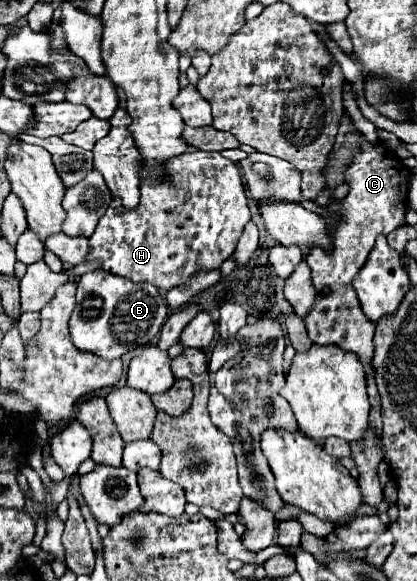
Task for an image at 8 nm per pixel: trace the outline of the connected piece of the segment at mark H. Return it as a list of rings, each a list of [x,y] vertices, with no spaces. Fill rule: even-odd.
[[[185,152],[163,162],[161,170],[153,172],[157,160],[141,160],[141,200],[135,210],[117,208],[117,202],[111,202],[105,216],[101,216],[97,230],[89,238],[89,256],[85,262],[99,262],[99,268],[129,278],[133,282],[149,282],[159,290],[189,288],[189,280],[197,272],[209,272],[219,268],[237,246],[245,224],[251,220],[249,202],[241,182],[241,172],[235,162],[223,158],[219,152]]]

